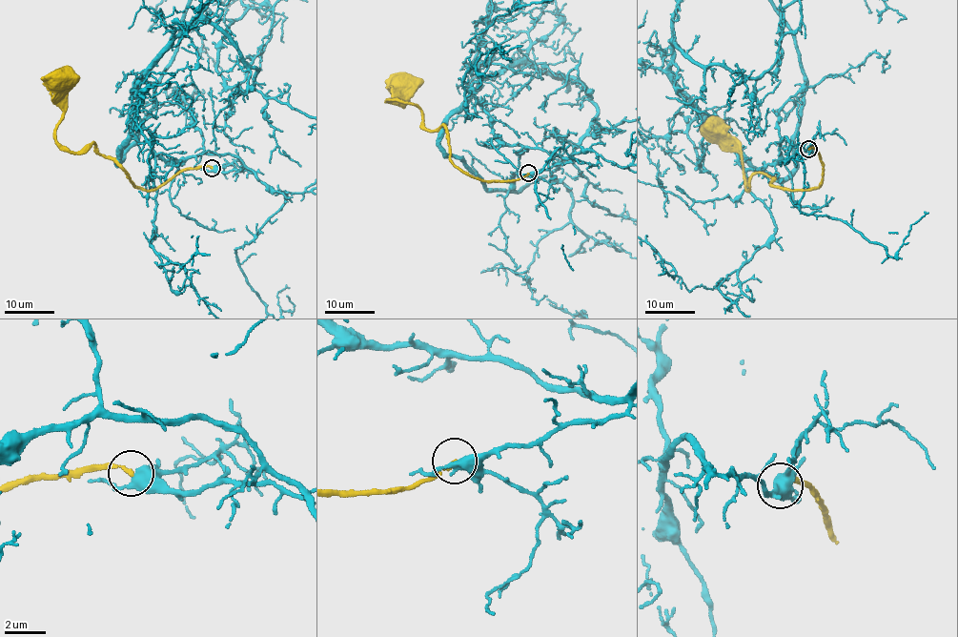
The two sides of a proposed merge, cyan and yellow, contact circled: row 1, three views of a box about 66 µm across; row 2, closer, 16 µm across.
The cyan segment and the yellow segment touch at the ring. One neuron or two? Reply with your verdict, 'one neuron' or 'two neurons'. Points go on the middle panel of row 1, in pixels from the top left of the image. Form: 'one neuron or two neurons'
two neurons

